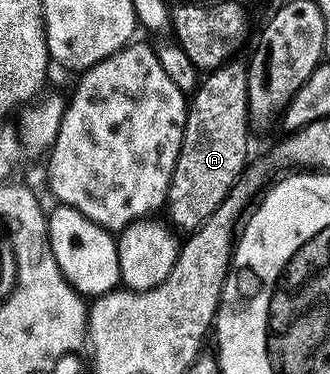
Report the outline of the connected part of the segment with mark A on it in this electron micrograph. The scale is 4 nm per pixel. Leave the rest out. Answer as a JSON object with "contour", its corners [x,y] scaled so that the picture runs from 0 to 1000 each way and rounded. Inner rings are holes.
{"contour":[[[697,160],[658,187],[630,190],[570,265],[555,385],[542,396],[542,428],[530,428],[524,487],[512,495],[506,532],[509,591],[539,618],[600,615],[642,578],[652,556],[676,545],[758,430],[755,190],[739,163],[718,163]]]}

